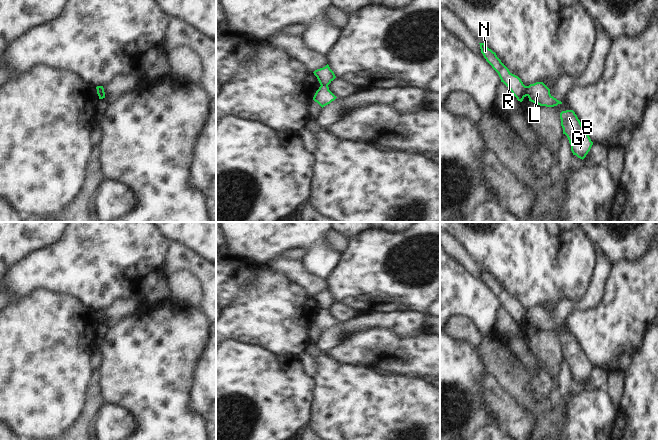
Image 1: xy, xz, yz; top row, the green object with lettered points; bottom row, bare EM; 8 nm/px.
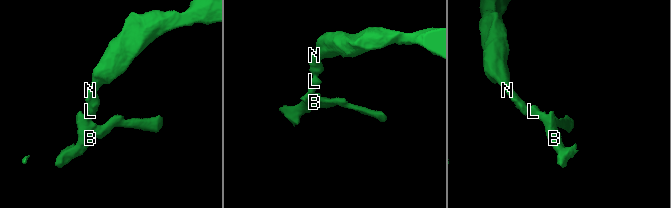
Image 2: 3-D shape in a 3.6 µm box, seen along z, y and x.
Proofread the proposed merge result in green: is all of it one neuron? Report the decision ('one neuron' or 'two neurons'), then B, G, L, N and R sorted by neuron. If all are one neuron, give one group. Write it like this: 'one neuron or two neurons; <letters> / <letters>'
two neurons; B G L / N R

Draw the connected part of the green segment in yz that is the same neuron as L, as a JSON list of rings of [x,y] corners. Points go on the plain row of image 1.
[[[536,306],[527,310],[527,320],[529,325],[540,330],[554,331],[562,328],[550,318],[550,313],[543,306]]]

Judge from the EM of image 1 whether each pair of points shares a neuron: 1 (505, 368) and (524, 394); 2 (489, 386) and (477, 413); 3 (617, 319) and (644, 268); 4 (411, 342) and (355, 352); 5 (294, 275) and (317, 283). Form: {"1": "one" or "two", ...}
{"1": "one", "2": "two", "3": "one", "4": "one", "5": "one"}

